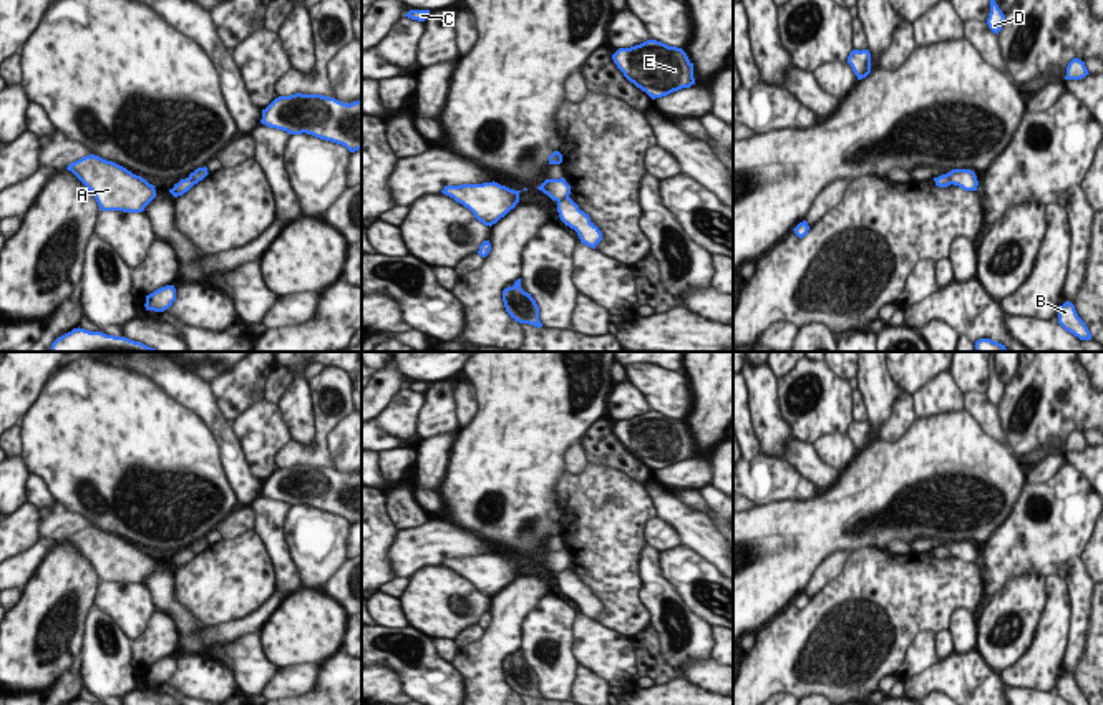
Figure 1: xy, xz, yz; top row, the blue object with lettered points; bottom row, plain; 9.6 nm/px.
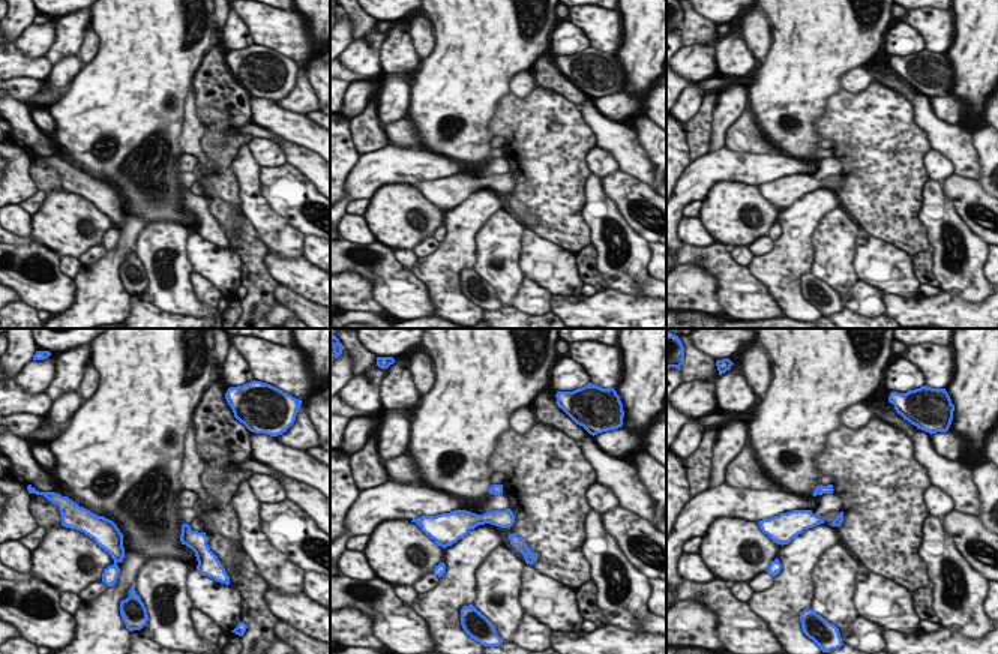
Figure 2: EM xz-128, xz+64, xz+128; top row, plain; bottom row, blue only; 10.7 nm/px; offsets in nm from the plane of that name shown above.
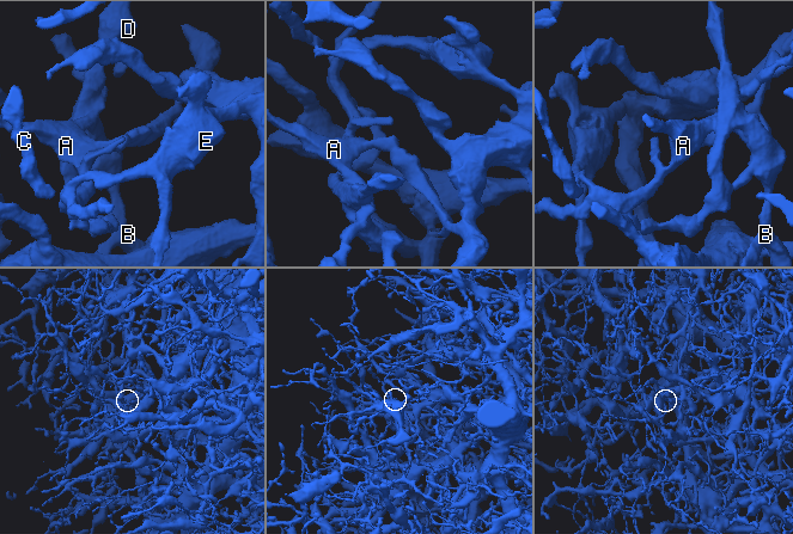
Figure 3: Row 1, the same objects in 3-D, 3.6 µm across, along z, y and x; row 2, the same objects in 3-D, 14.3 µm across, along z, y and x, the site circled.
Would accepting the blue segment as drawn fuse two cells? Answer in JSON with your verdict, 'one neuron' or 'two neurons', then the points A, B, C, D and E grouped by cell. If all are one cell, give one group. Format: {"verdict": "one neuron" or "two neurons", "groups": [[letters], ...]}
{"verdict": "two neurons", "groups": [["A"], ["B", "C", "D", "E"]]}

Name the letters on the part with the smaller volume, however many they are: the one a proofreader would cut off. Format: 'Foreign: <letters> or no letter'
Foreign: A

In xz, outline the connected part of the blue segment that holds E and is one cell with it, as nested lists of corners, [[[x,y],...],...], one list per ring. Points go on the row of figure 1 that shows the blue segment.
[[[647,40],[612,55],[624,76],[652,100],[695,85],[693,63],[682,48]]]

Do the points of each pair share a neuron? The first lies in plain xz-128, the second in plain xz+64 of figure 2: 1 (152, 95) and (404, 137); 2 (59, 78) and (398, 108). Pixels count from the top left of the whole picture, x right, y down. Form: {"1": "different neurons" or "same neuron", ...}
{"1": "different neurons", "2": "same neuron"}

